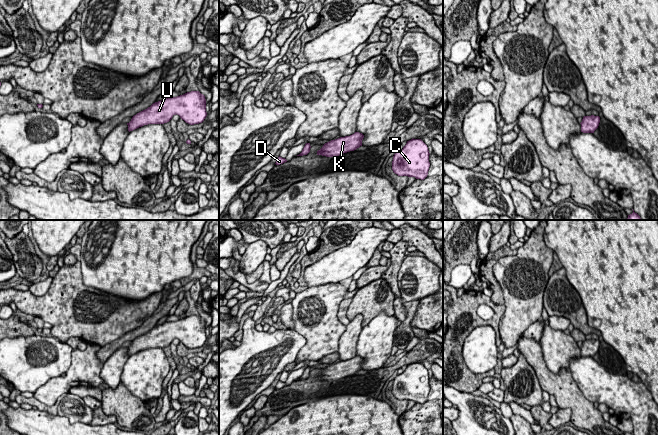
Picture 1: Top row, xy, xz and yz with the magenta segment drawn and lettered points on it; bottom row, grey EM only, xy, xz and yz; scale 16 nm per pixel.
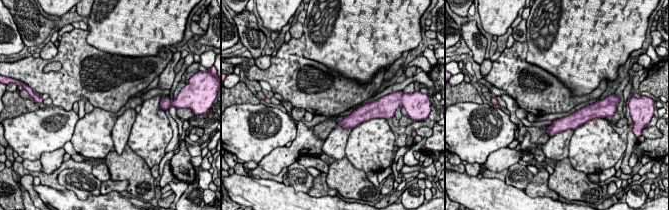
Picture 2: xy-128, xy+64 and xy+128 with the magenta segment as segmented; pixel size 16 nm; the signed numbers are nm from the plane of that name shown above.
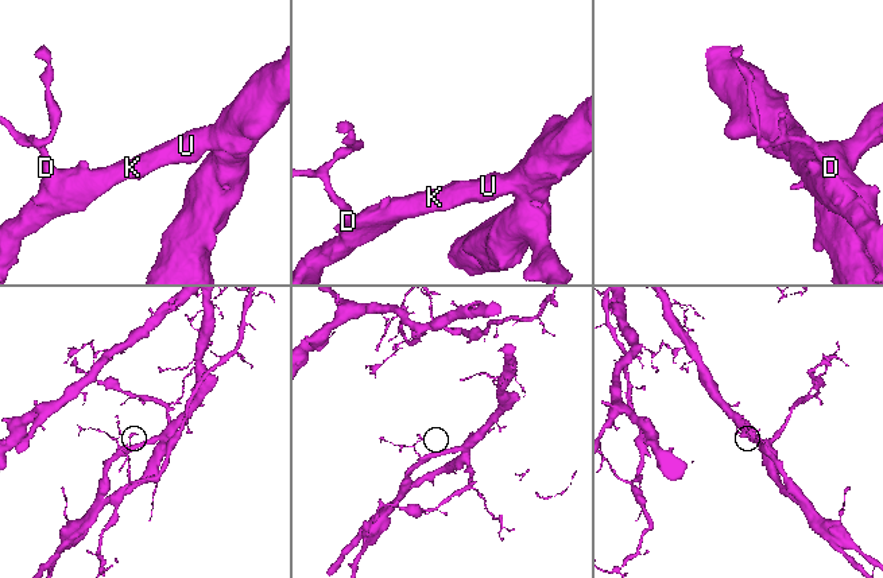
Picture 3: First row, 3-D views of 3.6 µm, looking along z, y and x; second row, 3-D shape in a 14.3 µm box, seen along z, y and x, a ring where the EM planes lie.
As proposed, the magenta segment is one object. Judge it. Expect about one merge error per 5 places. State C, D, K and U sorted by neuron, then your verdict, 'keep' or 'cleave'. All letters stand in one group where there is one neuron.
C D K U; keep

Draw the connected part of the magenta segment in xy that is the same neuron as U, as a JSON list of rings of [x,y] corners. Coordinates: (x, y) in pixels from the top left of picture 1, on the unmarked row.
[[[191,315],[155,326],[132,341],[127,347],[128,355],[148,348],[167,347],[176,338],[190,349],[202,347],[207,340],[205,320],[199,315]]]

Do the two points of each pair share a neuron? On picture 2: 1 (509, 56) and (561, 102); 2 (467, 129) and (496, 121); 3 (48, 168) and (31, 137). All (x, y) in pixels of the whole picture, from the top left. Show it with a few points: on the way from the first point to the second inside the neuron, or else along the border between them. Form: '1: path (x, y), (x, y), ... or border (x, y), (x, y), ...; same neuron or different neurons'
1: path (513, 74), (520, 87), (543, 93); same neuron
2: path (474, 129), (489, 128); same neuron
3: border (62, 147), (43, 152), (39, 159); different neurons

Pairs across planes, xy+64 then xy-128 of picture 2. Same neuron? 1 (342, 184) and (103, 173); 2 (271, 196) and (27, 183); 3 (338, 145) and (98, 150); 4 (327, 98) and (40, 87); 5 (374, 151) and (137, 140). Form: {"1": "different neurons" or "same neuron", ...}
{"1": "different neurons", "2": "different neurons", "3": "different neurons", "4": "same neuron", "5": "same neuron"}

